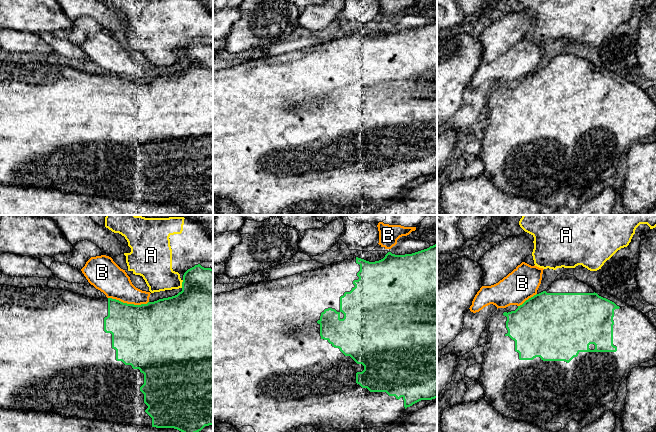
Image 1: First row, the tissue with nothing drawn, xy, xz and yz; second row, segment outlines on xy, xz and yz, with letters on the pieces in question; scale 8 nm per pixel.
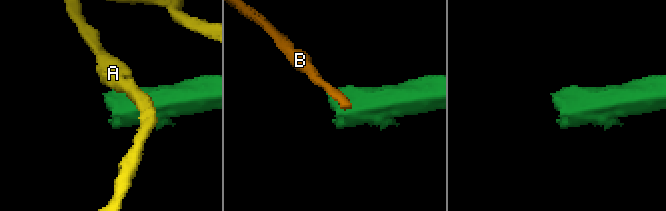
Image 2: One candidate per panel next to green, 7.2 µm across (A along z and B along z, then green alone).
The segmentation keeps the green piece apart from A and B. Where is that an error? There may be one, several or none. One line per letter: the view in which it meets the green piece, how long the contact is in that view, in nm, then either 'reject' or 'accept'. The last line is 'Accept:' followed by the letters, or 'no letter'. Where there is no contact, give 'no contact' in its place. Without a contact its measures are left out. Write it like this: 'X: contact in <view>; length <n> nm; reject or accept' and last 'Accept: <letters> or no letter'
A: contact in xy; length 70 nm; reject
B: contact in xy; length 340 nm; reject
Accept: no letter

